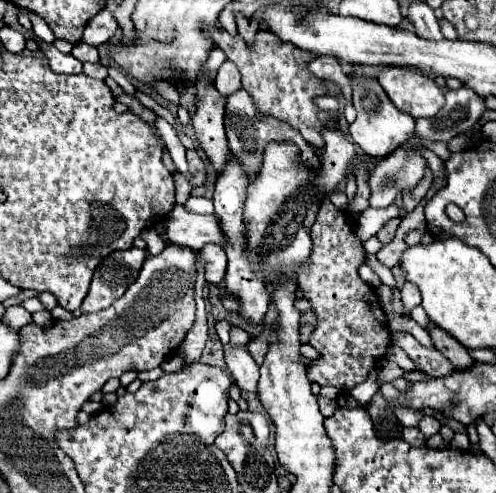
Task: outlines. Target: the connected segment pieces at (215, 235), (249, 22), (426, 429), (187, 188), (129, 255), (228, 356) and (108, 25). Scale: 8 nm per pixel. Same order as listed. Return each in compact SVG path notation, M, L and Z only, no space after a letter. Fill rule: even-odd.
M175 206L167 216L165 242L201 250L205 244L225 244L221 222L215 214L195 214L185 206Z
M237 16L237 28L239 28L239 36L251 46L251 40L255 40L255 34L259 30L259 24L255 18L245 18L245 16Z
M423 416L421 422L417 424L417 428L421 430L421 434L423 434L425 438L431 438L431 436L439 430L439 420L433 418L433 416Z
M175 170L172 174L175 181L176 204L184 205L190 196L192 188L181 172Z
M141 248L117 250L103 258L103 262L95 268L81 312L87 314L109 308L127 290L127 286L135 282L145 258L147 252Z
M227 342L223 346L225 350L225 362L227 368L235 380L235 384L241 390L257 390L257 380L259 380L259 366L255 364L255 360L251 358L251 354L247 352L245 346L237 346Z
M101 10L87 26L85 26L85 34L83 34L83 42L91 44L91 46L101 46L105 42L109 42L119 30L117 20L113 18L111 12Z

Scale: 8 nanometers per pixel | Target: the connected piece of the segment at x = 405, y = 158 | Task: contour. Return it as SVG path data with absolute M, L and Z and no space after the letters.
M425 146L417 148L397 148L393 154L385 156L375 170L369 174L369 206L387 208L405 190L413 190L425 176L425 158L421 154Z

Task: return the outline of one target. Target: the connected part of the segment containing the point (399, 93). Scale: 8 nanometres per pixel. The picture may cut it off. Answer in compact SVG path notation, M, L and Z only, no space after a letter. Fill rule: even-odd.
M383 68L377 80L395 108L413 118L435 116L445 104L443 90L431 76L421 74L419 70Z

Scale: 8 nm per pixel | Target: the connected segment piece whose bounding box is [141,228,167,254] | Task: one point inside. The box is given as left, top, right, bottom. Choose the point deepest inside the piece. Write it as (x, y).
(154, 244)

